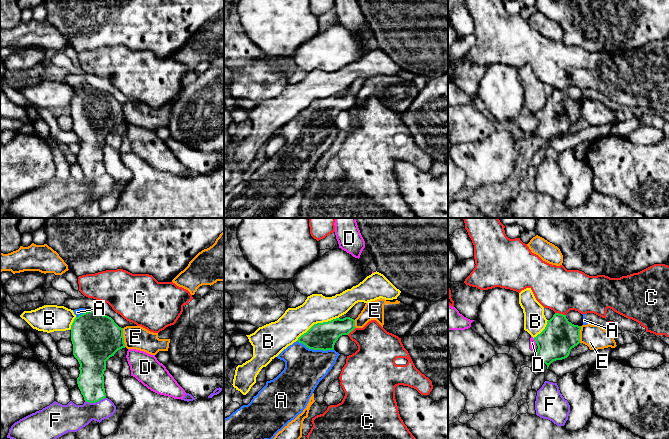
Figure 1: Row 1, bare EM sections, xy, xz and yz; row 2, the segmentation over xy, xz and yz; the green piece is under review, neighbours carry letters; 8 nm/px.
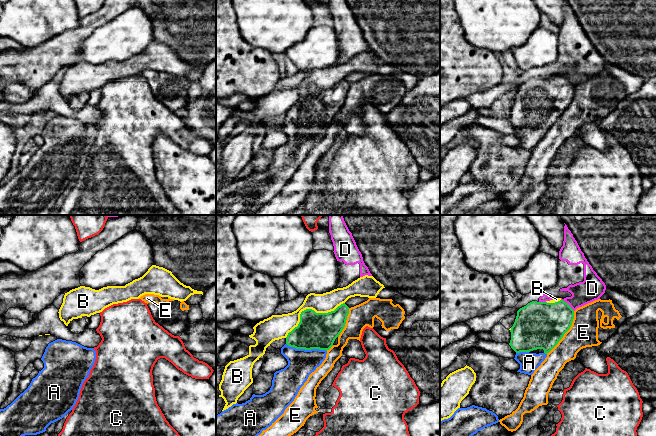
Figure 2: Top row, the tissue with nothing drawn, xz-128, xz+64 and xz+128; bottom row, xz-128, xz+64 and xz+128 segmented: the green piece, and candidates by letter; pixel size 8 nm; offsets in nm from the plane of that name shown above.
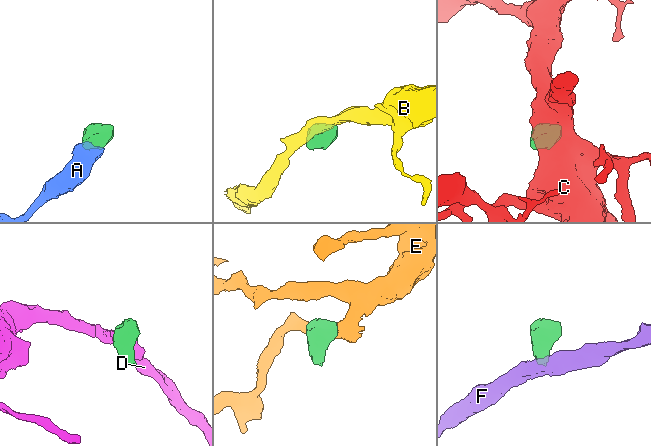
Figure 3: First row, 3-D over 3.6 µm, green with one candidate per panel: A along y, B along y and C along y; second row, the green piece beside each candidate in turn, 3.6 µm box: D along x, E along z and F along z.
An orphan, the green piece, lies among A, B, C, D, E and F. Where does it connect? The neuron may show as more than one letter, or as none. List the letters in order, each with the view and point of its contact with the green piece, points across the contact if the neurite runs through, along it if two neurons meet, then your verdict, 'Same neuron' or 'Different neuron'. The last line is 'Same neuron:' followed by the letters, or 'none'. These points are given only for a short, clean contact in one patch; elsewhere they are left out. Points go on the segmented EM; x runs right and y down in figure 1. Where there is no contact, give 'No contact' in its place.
A: Touches green at xz (315, 349). Path across: xz (322, 336), (315, 349), (304, 368). Same neuron
B: Touches green at xz (317, 323). Different neuron
C: Touches green at yz (560, 314). Boundary: yz (555, 312), (565, 315). Different neuron
D: Touches green at yz (535, 341). Boundary: yz (533, 338), (536, 343). Different neuron
E: Touches green at xy (123, 337). Boundary: xy (122, 328), (125, 346). Different neuron
F: Touches green at xy (95, 402). Boundary: xy (105, 397), (95, 402), (85, 401). Different neuron
Same neuron: A

